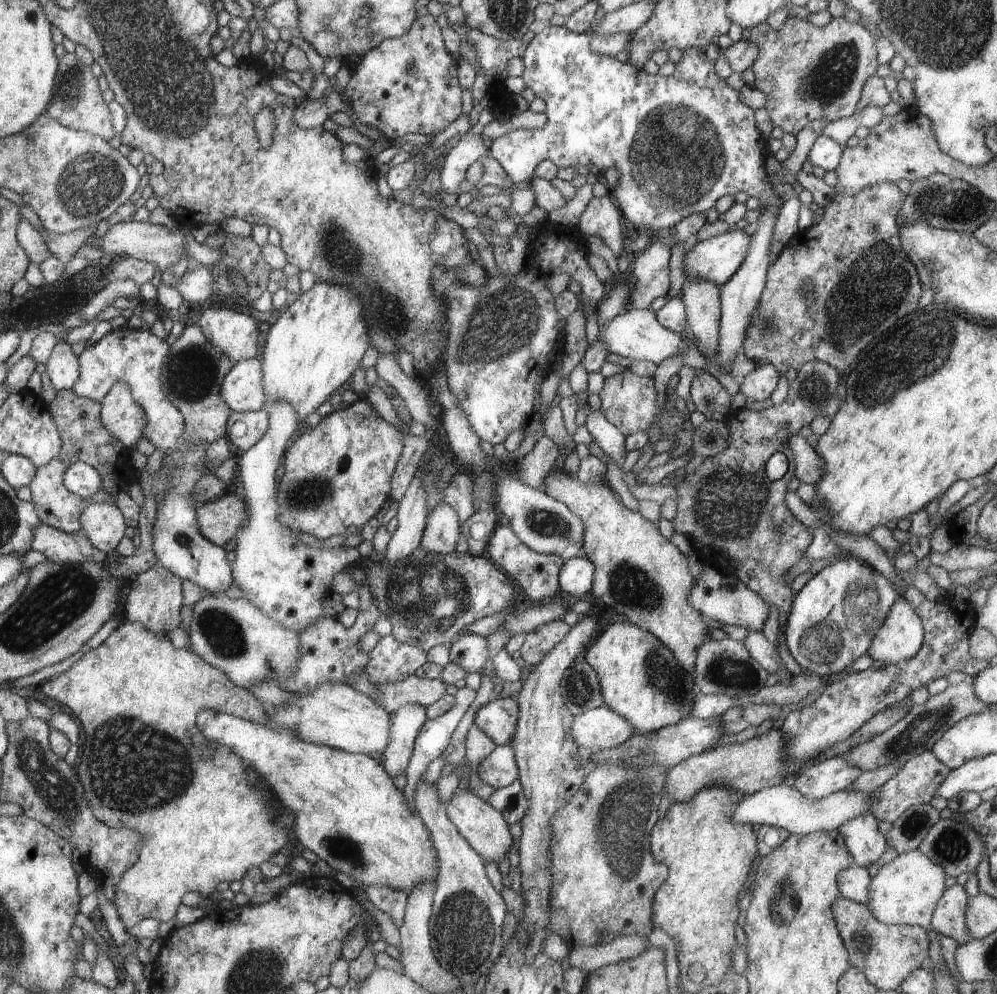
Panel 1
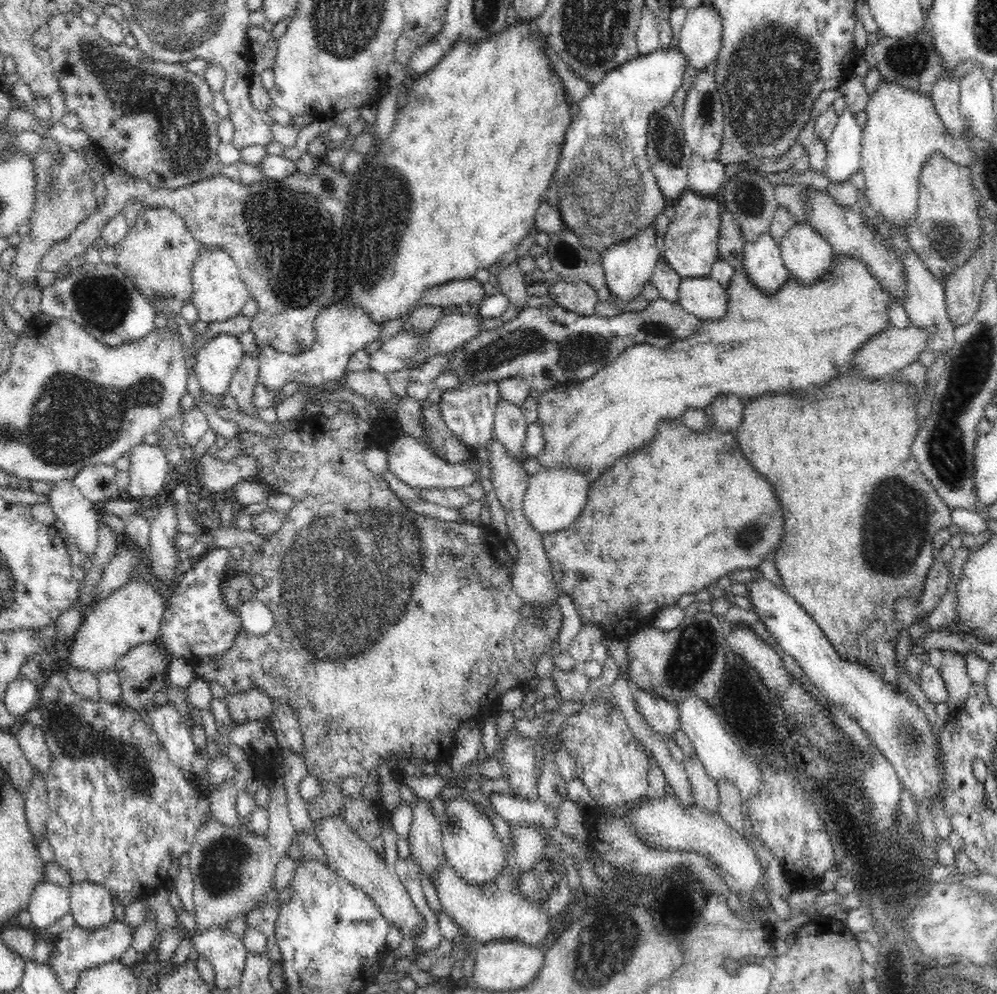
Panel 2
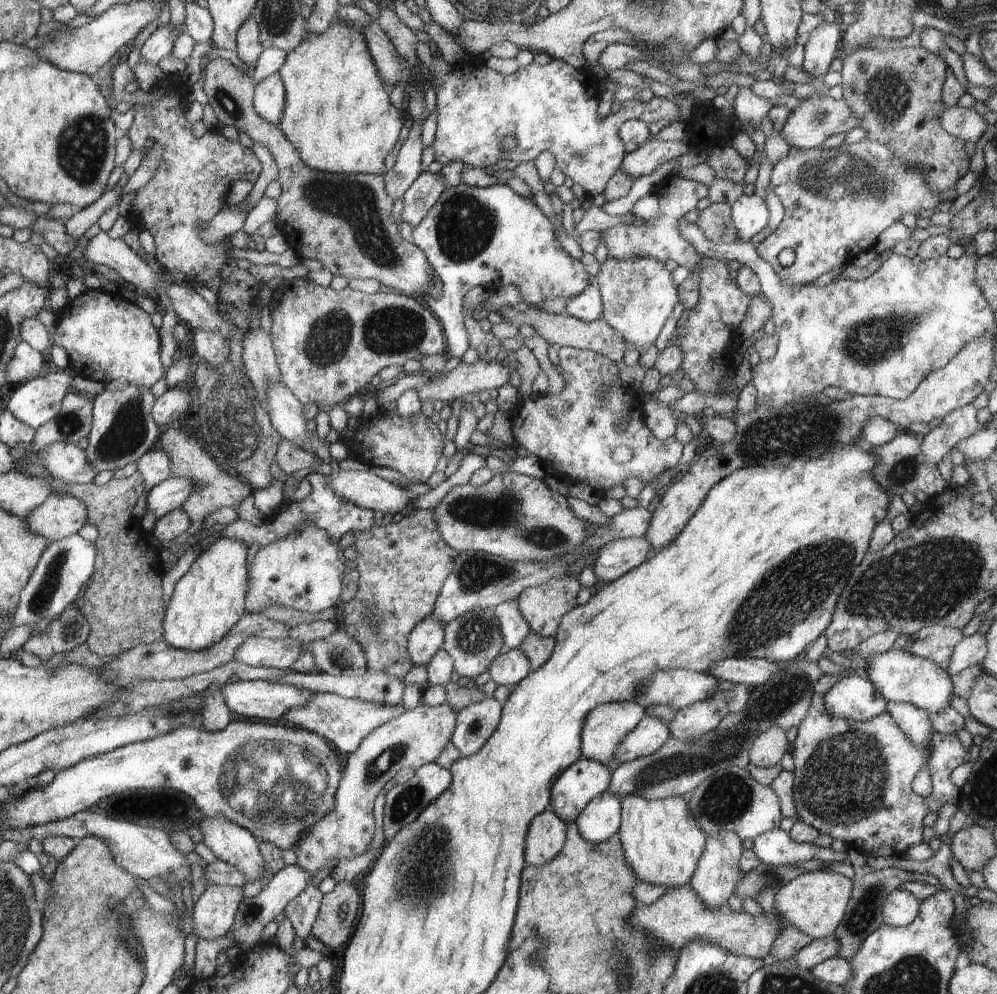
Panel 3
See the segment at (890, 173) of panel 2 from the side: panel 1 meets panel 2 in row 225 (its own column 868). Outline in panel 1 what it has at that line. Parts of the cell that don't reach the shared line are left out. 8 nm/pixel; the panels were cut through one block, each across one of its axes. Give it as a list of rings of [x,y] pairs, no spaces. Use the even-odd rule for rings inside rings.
[[[918,849],[899,854],[891,862],[888,862],[871,879],[868,891],[868,906],[873,915],[886,925],[910,925],[920,926],[929,933],[929,958],[931,968],[947,969],[940,950],[941,934],[933,930],[933,916],[937,904],[944,898],[944,869],[934,864]]]

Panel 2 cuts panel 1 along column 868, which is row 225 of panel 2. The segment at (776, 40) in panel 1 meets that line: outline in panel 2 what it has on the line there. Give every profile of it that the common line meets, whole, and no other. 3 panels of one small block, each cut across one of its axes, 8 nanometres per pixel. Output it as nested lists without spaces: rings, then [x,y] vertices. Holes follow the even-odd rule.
[[[68,150],[66,158],[62,160],[54,160],[54,156],[48,152],[38,152],[30,162],[34,162],[35,176],[33,208],[28,218],[28,222],[31,222],[31,231],[21,238],[15,248],[14,260],[9,272],[12,278],[20,280],[23,287],[36,285],[38,262],[42,260],[46,251],[52,245],[68,238],[69,234],[72,234],[76,227],[96,210],[96,198],[92,194],[94,182],[86,159],[80,152]]]

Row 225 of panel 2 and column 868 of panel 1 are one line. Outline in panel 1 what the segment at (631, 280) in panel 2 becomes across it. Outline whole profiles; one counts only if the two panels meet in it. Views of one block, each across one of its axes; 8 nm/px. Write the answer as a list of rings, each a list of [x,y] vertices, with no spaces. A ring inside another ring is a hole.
[[[902,597],[890,608],[888,619],[878,630],[866,655],[881,664],[895,665],[916,656],[924,640],[925,625],[917,609],[912,608],[910,602]]]

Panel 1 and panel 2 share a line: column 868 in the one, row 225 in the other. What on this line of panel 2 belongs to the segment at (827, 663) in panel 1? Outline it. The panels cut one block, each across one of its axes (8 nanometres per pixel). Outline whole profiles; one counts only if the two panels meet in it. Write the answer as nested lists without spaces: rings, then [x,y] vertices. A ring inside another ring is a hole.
[[[661,47],[608,72],[592,86],[580,101],[580,106],[577,106],[576,117],[572,118],[565,132],[553,180],[556,181],[560,216],[566,230],[580,237],[585,250],[597,254],[600,259],[612,245],[622,244],[646,232],[669,204],[658,186],[647,157],[648,128],[652,114],[672,102],[672,96],[682,86],[682,78],[688,69],[690,66],[685,64],[680,49]]]

